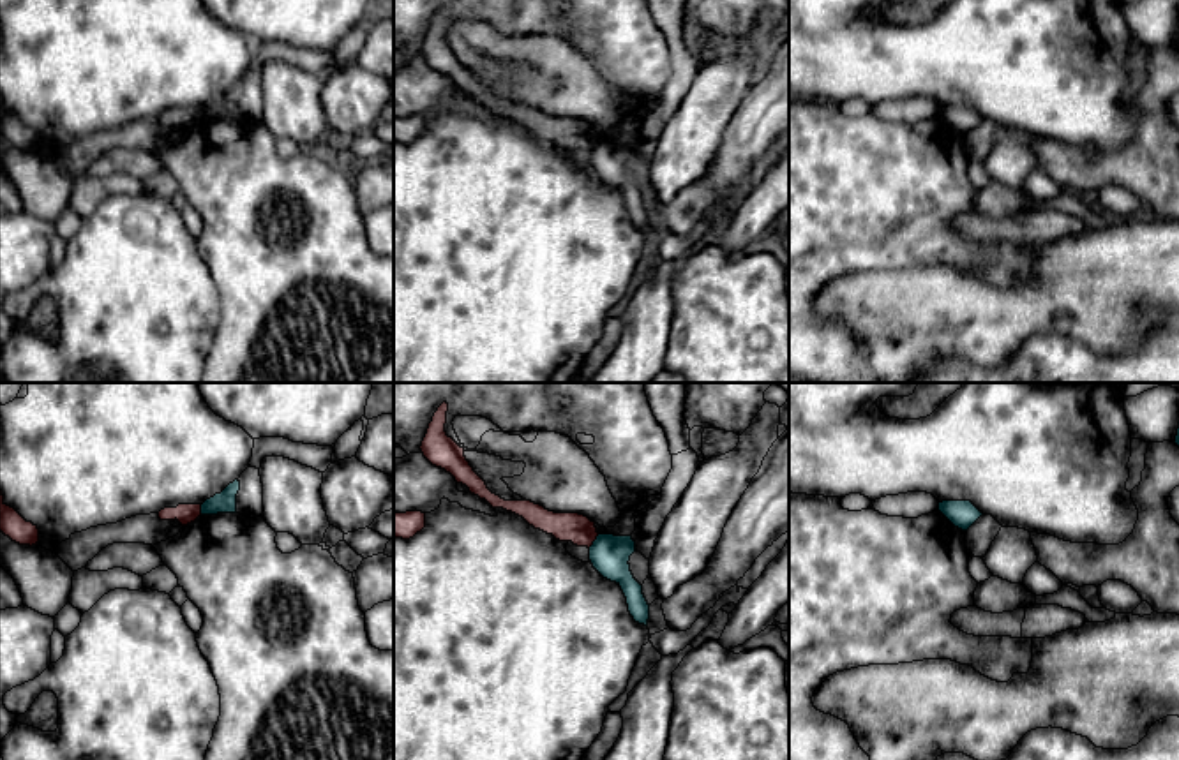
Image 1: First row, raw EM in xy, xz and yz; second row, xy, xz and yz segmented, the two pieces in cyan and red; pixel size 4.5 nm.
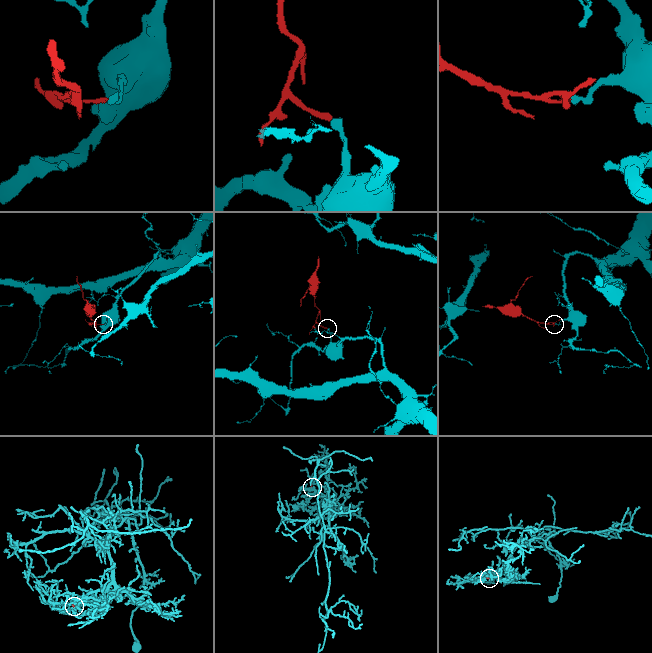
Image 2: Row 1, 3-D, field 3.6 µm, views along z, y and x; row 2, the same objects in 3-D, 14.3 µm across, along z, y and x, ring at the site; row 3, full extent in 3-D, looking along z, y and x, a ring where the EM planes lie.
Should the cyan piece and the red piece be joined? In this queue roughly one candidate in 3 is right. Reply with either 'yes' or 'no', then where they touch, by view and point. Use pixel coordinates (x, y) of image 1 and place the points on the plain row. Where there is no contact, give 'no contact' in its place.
no; contact xz (593, 147)

